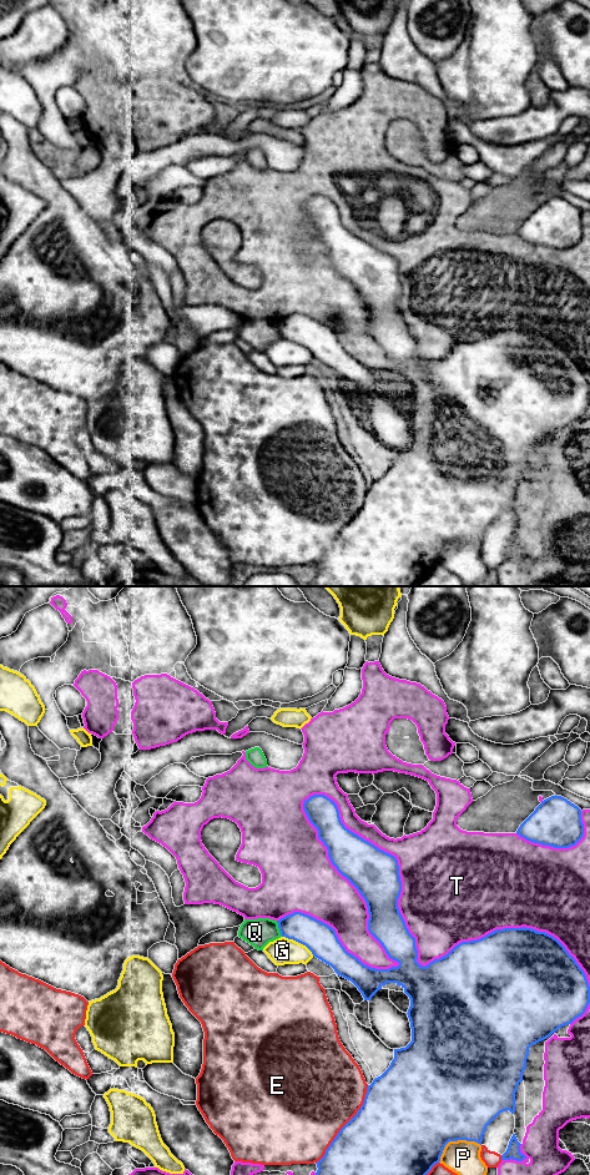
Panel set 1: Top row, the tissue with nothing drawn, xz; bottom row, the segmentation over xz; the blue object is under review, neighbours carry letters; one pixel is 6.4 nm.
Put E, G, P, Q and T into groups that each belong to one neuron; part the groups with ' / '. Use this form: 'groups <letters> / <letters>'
groups E / G / P / Q / T

